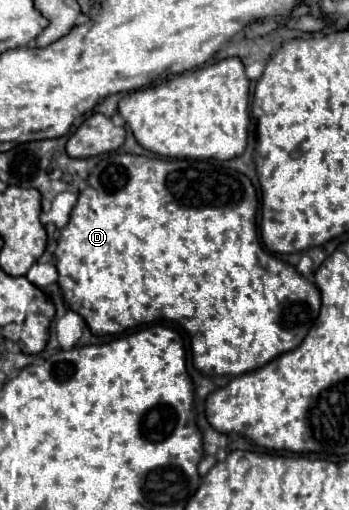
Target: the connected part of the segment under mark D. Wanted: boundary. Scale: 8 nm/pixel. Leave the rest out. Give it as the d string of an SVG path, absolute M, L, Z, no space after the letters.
M112 153L106 159L102 159L92 175L88 177L86 187L80 191L80 199L74 205L70 213L68 225L60 231L58 237L58 249L56 249L56 269L58 269L58 285L64 291L64 299L68 301L70 309L76 313L82 313L82 319L88 323L90 331L98 337L104 335L118 335L126 329L138 327L142 323L152 323L158 319L176 321L180 323L190 339L192 339L192 353L194 353L194 365L198 371L202 371L206 377L216 375L242 375L248 371L254 371L274 357L286 353L288 349L298 347L306 333L310 331L312 323L318 317L322 299L318 287L302 277L296 267L290 263L278 259L270 251L266 251L258 239L256 231L256 209L258 209L258 195L252 185L252 181L230 167L220 165L218 161L198 161L198 159L154 159L144 155L128 155L128 153Z

